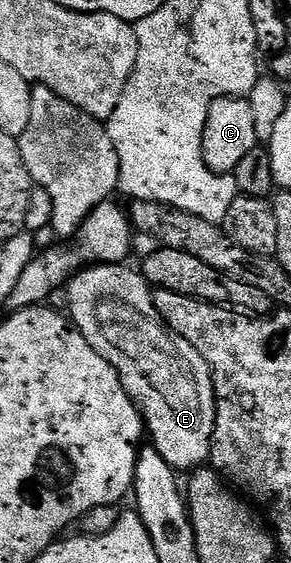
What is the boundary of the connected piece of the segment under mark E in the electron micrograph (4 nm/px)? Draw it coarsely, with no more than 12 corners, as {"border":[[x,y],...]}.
{"border":[[127,265],[74,272],[70,322],[176,472],[210,460],[215,380]]}

